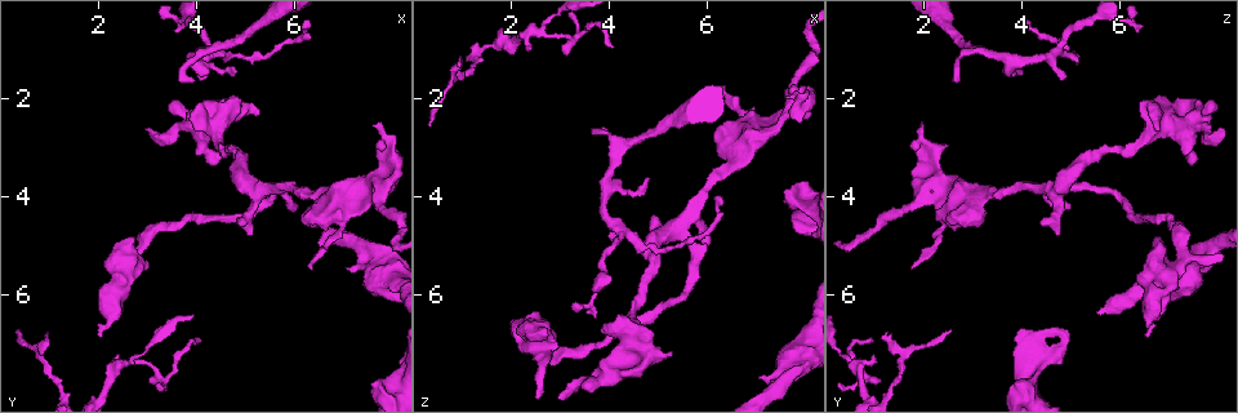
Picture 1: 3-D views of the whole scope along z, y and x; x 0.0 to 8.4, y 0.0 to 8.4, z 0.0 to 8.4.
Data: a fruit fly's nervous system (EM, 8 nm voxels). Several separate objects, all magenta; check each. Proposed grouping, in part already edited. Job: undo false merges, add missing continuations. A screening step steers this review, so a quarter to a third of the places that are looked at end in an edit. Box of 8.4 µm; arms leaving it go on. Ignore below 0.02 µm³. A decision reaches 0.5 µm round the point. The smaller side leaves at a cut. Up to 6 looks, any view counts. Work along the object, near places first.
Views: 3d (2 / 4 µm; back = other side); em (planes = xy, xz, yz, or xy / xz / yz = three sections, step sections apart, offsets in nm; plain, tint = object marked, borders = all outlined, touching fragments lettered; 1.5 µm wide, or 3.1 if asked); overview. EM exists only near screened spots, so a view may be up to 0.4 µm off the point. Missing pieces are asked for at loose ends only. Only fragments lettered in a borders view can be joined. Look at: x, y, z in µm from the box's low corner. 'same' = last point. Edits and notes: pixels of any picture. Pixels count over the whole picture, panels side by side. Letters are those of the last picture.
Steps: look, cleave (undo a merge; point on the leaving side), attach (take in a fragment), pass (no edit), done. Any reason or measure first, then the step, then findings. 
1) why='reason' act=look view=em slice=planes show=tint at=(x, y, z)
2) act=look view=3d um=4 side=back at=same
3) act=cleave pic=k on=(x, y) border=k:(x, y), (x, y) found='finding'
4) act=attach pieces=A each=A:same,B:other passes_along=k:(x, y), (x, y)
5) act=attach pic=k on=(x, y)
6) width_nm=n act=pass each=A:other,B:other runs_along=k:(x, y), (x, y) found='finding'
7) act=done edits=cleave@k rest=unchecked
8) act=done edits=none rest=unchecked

why='three-way junction' act=look view=3d um=4 at=(5.45, 3.90, 4.65)

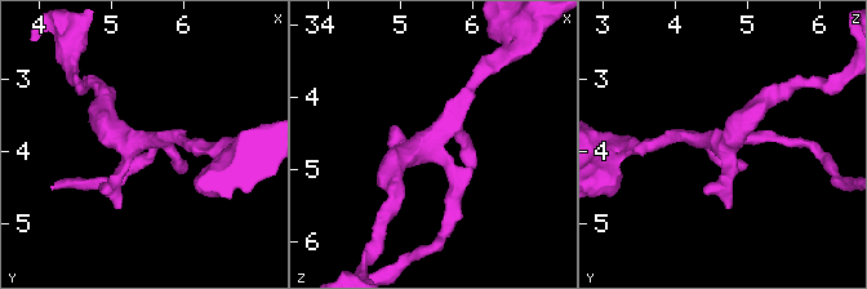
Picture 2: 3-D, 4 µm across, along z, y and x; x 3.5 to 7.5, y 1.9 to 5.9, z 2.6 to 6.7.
why='shape alone is not enough' act=look view=em slice=planes show=plain at=(5.40, 3.85, 4.70)

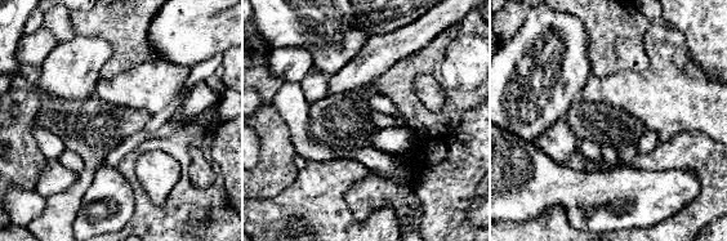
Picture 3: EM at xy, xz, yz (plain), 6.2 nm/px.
act=look view=em slice=planes show=borders at=same

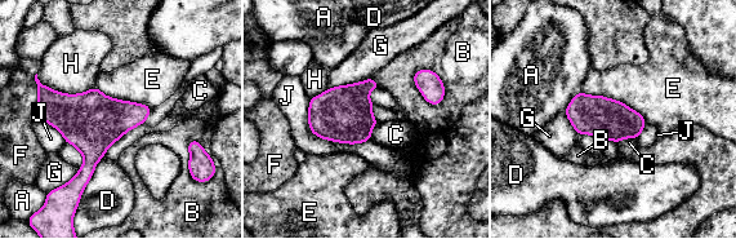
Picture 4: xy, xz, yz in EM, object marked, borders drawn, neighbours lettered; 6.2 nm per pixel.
width_nm=260 act=pass each=A:other,B:other,C:other,D:other,E:other,F:other,G:other,H:other,J:other border=4:(580, 92), (619, 100), (647, 123) found='all the same cell'

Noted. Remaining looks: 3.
why='branch stops here' act=look view=em slice=planes show=borders at=(7.20, 5.45, 7.80)

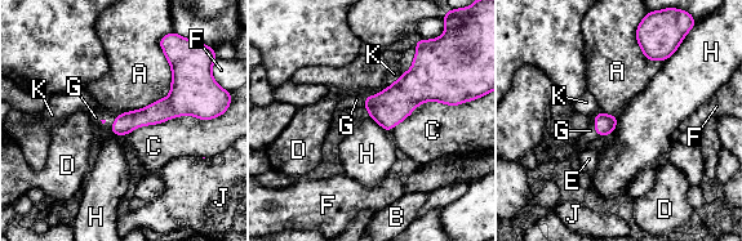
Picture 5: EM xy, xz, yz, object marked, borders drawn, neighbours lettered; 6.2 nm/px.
act=attach pieces=G each=A:other,B:other,C:other,D:other,E:other,F:other,G:same,H:other,J:other,K:other found='it goes on there'

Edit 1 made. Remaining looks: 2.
act=done edits=attach@5 rest=unchecked

